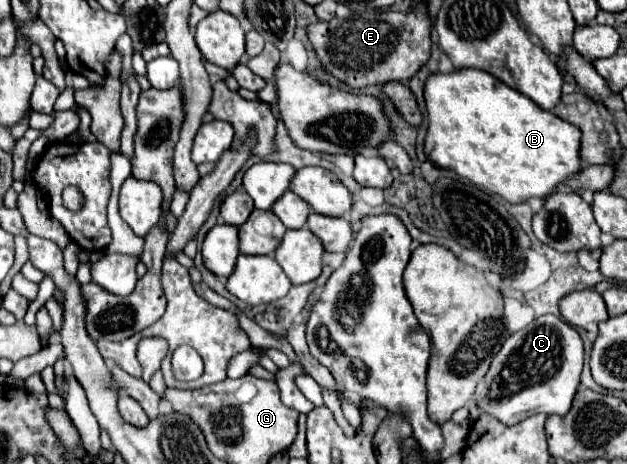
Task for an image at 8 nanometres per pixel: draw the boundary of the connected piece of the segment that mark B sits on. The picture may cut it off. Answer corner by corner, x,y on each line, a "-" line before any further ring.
465,68
451,74
431,74
425,84
425,102
429,130
425,138
427,158
439,166
457,172
471,180
475,186
485,188
491,194
499,194
509,204
521,204
533,196
547,198
559,184
581,172
581,130
561,120
553,112
537,108
533,100
505,86
485,70

